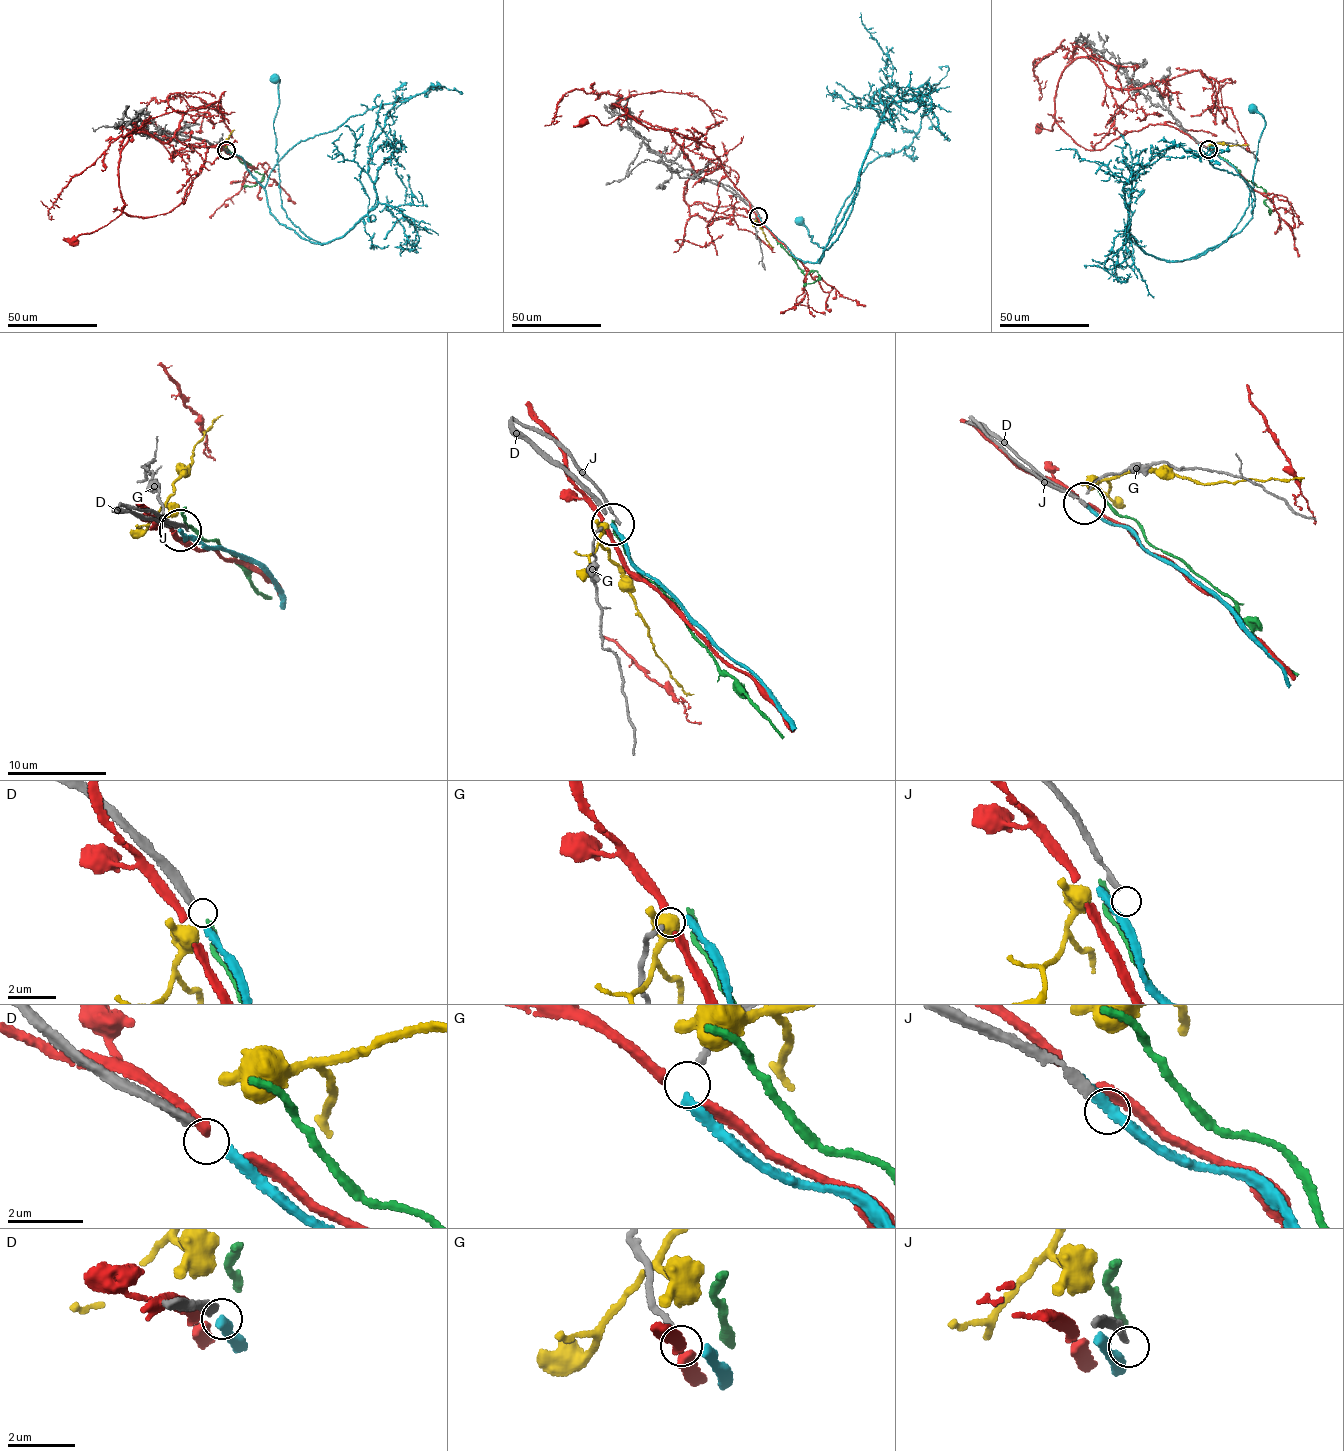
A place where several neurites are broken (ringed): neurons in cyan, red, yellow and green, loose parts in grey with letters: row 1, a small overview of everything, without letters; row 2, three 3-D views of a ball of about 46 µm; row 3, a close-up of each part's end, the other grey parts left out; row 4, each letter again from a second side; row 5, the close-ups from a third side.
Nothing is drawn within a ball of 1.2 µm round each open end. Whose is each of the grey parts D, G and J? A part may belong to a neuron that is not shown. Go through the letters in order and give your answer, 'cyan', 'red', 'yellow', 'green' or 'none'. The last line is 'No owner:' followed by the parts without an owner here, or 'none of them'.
D: cyan
G: red
J: none
No owner: J

